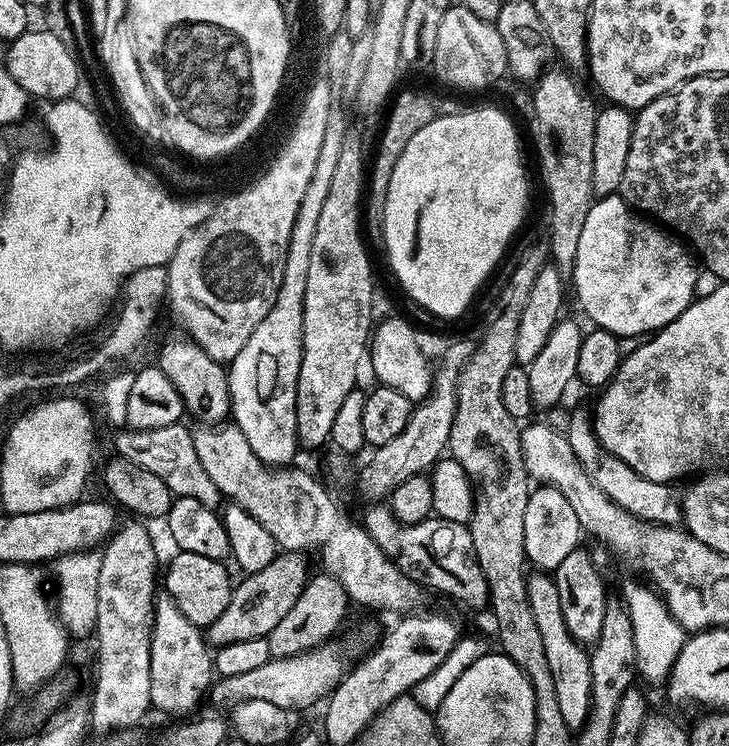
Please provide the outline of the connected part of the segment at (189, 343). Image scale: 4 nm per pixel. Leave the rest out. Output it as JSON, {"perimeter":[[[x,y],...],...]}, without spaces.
{"perimeter":[[[187,335],[168,336],[160,344],[160,360],[158,367],[174,382],[174,390],[184,403],[185,413],[190,417],[197,416],[200,422],[224,422],[232,411],[228,374],[225,365],[219,360],[210,358],[202,346],[198,346]]]}

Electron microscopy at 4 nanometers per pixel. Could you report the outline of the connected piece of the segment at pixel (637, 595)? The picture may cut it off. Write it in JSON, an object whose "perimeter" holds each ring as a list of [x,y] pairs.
{"perimeter":[[[640,583],[626,585],[624,596],[622,595],[622,603],[627,609],[630,626],[634,632],[636,670],[650,683],[663,685],[672,675],[672,667],[682,650],[686,633],[684,627],[670,614],[659,592],[647,583]]]}

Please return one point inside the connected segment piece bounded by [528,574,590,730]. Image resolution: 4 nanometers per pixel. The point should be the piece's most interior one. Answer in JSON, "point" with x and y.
{"point":[568,660]}

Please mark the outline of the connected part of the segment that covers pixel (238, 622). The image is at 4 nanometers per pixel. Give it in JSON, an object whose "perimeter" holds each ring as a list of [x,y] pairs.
{"perimeter":[[[281,551],[265,569],[245,575],[244,581],[233,587],[226,610],[222,610],[222,614],[218,614],[218,618],[214,618],[214,622],[208,624],[206,629],[208,644],[213,649],[218,649],[230,642],[266,638],[270,630],[274,630],[274,627],[282,622],[283,615],[294,606],[298,595],[305,588],[310,578],[308,560],[309,557],[303,552]]]}

